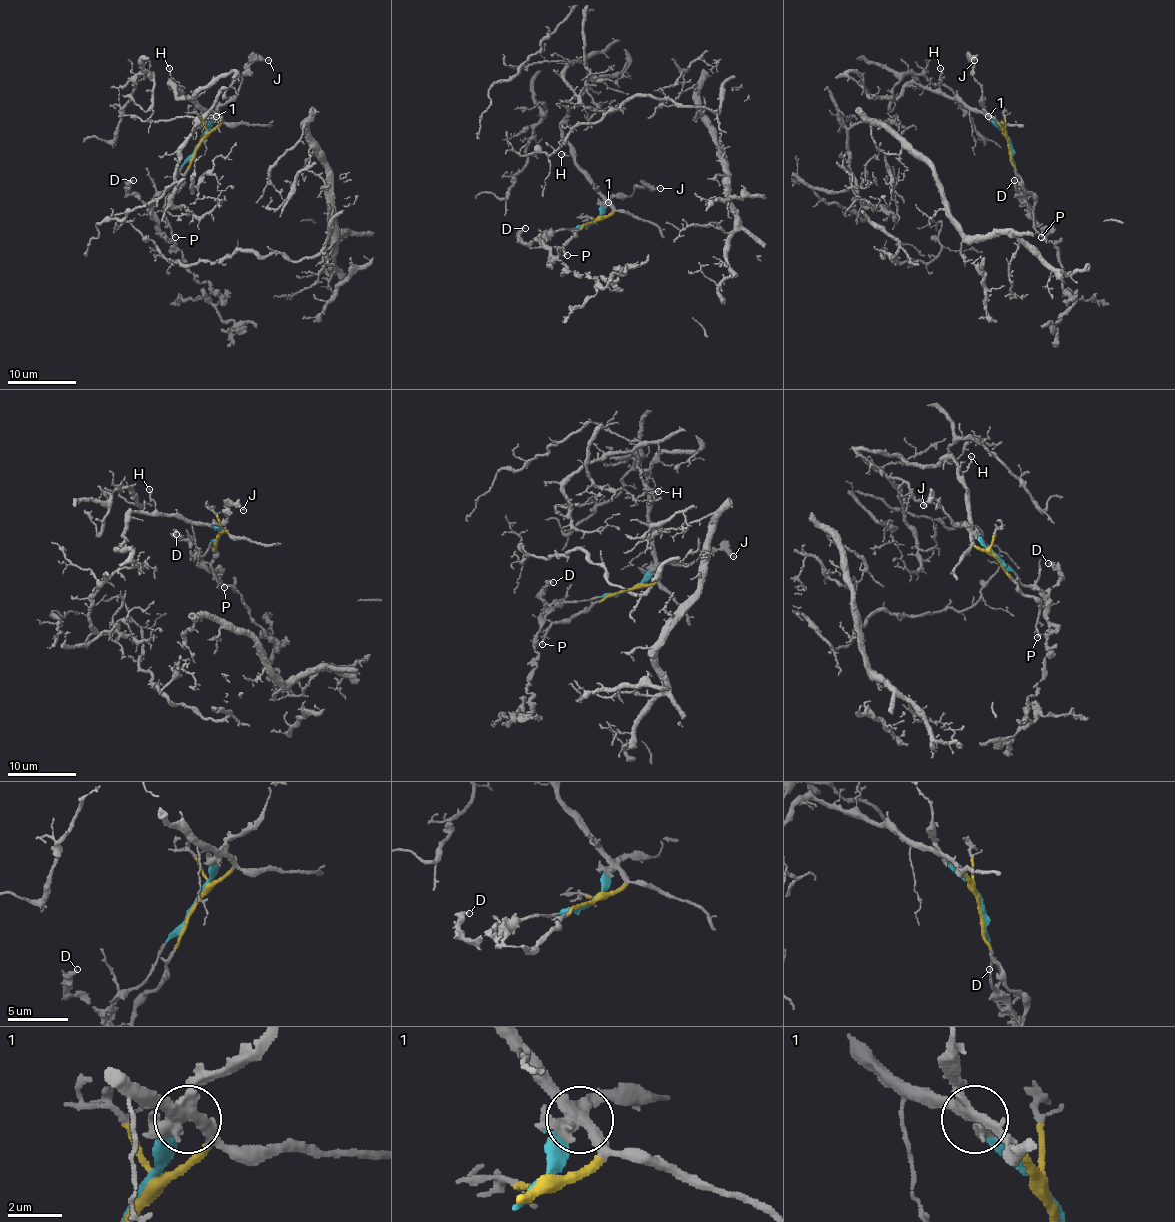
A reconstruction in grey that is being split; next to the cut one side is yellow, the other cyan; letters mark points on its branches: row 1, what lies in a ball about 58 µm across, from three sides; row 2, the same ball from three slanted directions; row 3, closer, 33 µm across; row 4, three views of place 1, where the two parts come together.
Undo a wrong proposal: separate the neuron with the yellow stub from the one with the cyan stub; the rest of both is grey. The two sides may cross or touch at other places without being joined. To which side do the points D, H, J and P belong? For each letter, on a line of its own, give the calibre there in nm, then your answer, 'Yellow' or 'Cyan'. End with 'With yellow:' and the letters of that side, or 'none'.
D: Thickness 200 nm. Cyan
H: Thickness 140 nm. Yellow
J: Thickness 140 nm. Cyan
P: Thickness 130 nm. Yellow
With yellow: H, P

